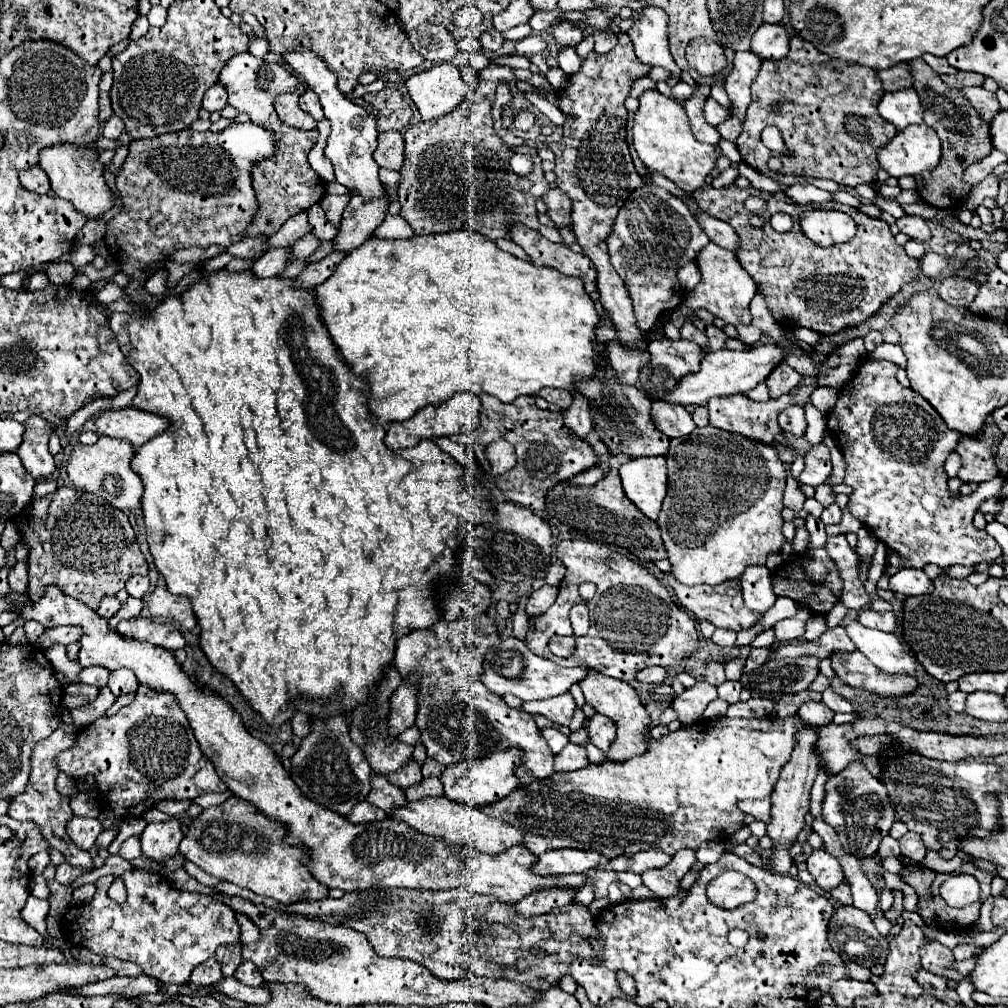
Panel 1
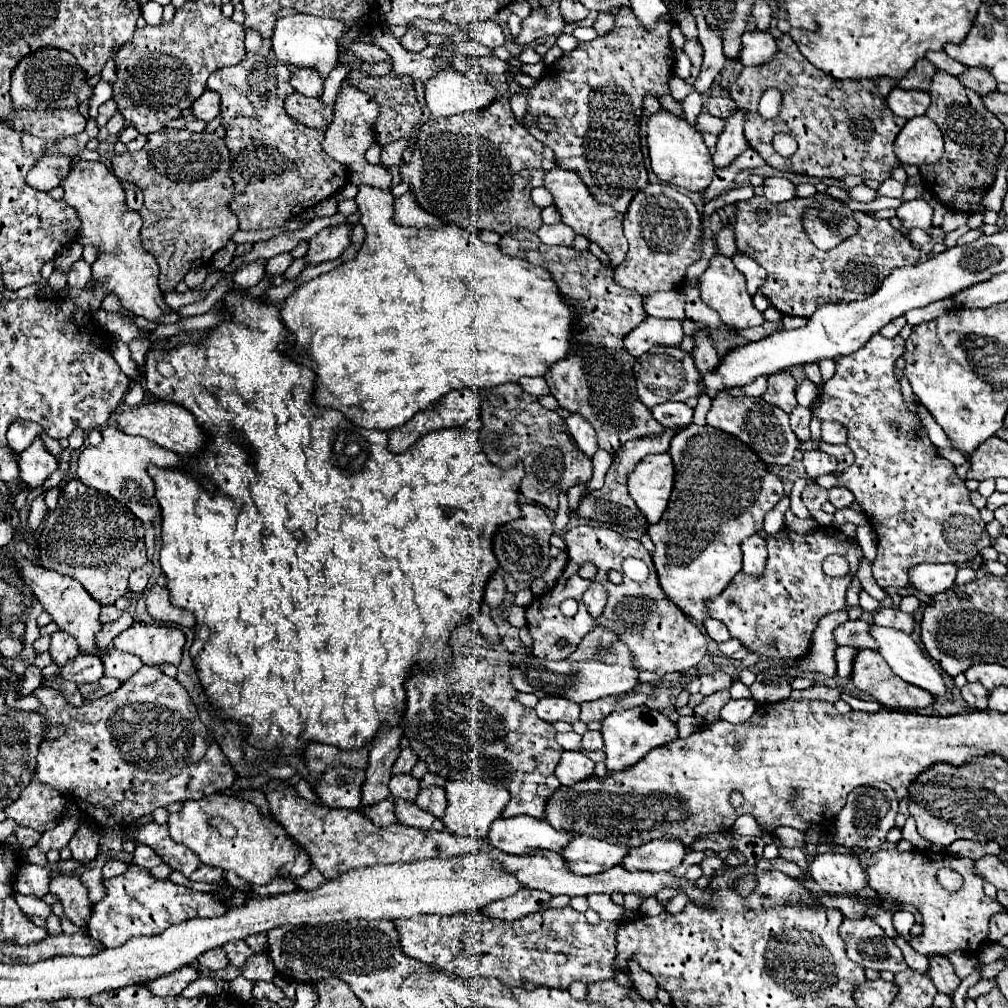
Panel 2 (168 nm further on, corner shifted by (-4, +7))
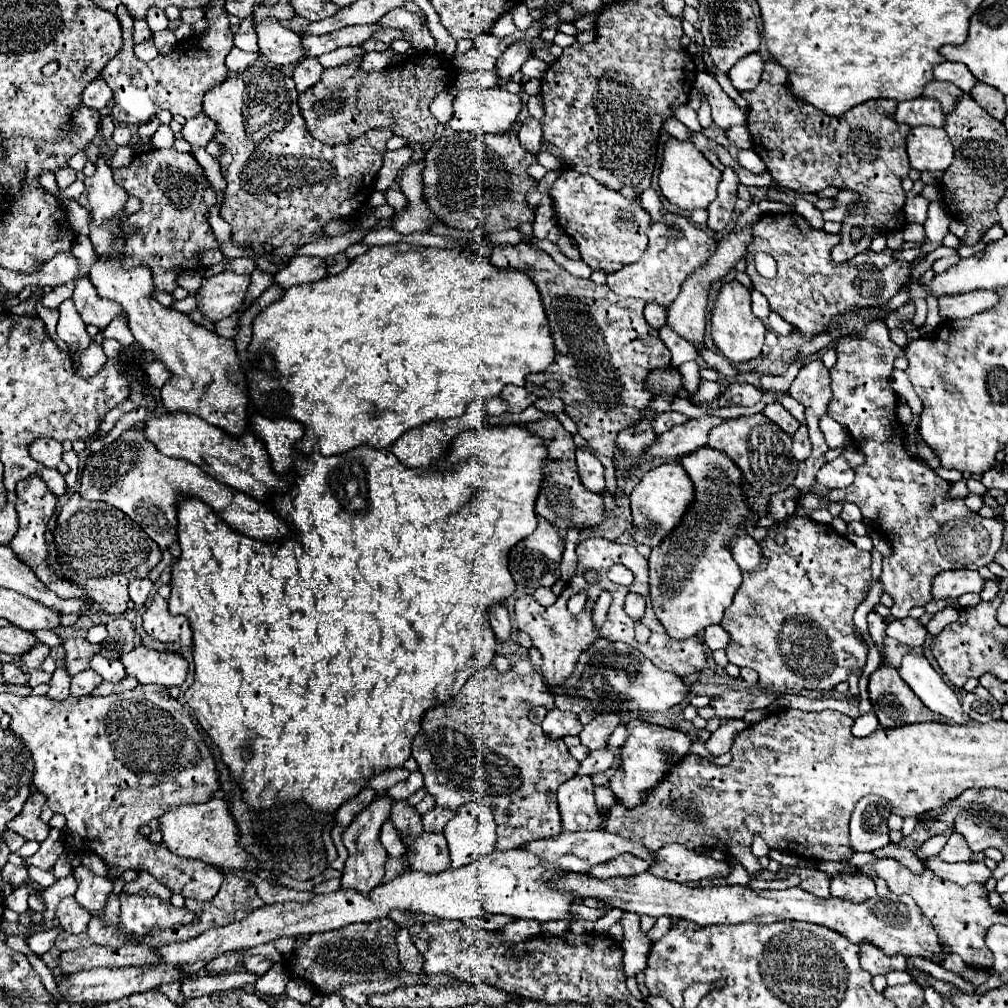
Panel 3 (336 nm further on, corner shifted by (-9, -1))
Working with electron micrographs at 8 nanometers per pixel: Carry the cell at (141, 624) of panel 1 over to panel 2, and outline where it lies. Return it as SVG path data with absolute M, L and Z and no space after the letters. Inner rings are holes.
M134 623L130 629L114 637L112 645L118 651L136 655L144 665L178 665L182 659L182 647L186 639L184 633L176 627L164 625L144 625Z

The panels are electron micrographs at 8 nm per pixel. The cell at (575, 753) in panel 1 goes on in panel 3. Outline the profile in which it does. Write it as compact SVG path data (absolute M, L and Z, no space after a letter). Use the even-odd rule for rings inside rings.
M575 775L557 791L563 831L599 829L599 811L593 797L591 775Z

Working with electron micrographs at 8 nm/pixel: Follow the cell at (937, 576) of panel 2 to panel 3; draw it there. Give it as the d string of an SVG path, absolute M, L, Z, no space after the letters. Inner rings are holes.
M953 569L935 575L931 585L933 599L959 599L963 593L981 593L985 579L971 569Z

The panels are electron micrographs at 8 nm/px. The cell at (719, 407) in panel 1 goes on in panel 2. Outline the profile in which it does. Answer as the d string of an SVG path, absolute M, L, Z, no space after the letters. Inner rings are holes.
M728 391L718 393L718 397L712 401L712 409L706 415L706 425L720 431L728 431L728 435L734 435L736 439L746 443L746 447L752 447L758 459L762 459L762 463L766 463L770 469L786 467L794 459L796 447L800 445L800 441L796 439L796 435L788 425L788 415L760 397L750 399L750 397L732 397L728 395Z

